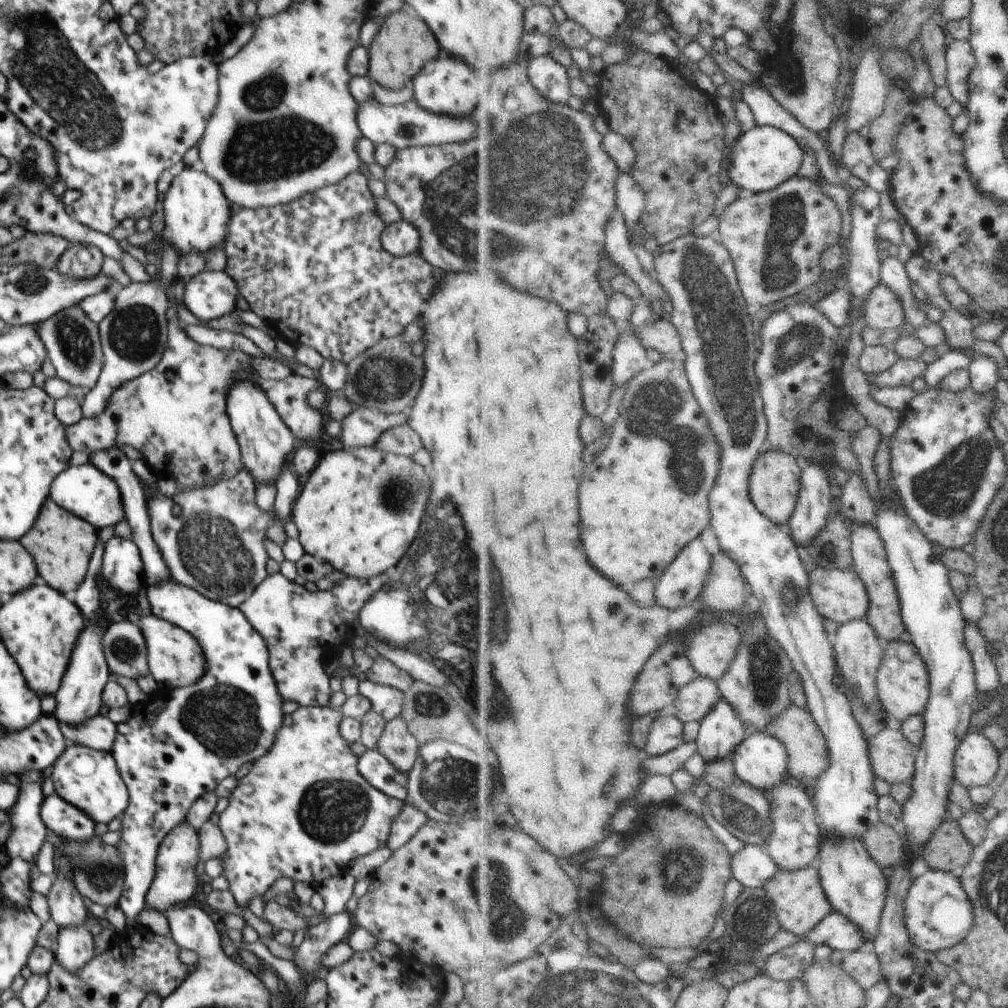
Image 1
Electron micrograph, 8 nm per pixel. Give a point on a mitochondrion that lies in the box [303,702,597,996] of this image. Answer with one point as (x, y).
(452, 785)

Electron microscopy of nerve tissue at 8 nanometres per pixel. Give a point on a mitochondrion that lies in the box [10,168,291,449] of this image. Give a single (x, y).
(133, 333)

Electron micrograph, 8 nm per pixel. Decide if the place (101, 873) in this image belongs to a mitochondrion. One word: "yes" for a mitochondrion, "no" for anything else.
yes

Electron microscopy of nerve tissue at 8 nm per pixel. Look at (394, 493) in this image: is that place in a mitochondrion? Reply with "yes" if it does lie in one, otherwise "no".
yes

